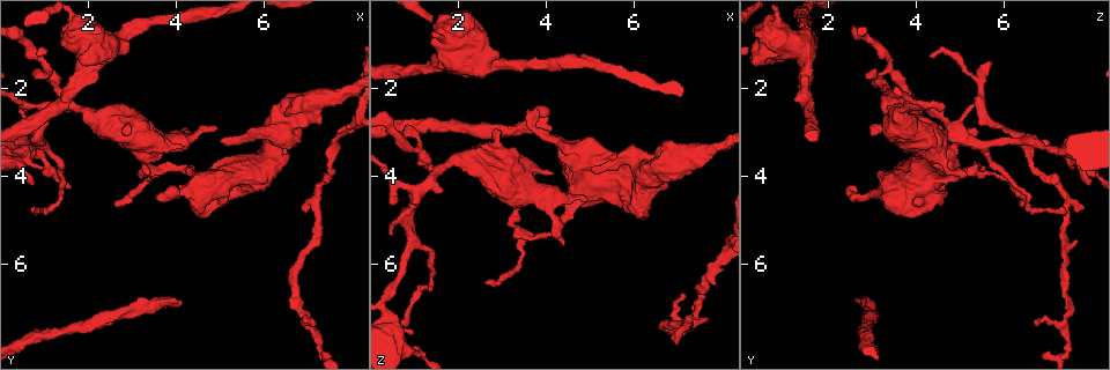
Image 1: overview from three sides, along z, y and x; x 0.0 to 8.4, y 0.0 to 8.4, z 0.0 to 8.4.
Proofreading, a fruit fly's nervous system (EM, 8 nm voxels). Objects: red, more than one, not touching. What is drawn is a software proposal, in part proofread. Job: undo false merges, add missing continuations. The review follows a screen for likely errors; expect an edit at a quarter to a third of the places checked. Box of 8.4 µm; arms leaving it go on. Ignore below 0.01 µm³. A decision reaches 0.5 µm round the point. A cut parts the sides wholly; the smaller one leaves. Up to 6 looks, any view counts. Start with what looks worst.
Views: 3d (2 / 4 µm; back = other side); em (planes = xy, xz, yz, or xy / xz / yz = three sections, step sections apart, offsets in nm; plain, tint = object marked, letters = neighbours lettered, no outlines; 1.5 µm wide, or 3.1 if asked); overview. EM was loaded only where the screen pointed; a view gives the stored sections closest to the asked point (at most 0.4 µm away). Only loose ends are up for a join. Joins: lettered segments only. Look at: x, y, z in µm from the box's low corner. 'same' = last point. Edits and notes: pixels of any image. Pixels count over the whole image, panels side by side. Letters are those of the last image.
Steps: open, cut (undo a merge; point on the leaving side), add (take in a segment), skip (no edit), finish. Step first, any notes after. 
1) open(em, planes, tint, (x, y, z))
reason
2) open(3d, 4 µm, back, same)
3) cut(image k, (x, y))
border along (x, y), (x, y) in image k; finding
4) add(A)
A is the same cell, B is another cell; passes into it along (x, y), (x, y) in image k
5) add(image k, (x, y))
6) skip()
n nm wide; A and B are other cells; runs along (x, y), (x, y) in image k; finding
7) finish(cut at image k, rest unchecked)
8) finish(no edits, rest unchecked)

open(em, xz, step 8, tint, (7.10, 7.30, 6.70))
branch stops here

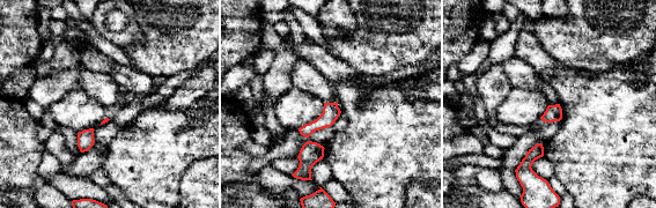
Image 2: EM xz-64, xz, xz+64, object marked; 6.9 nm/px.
open(em, planes, tint, same)
another direction

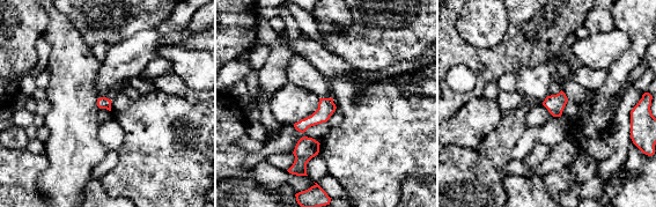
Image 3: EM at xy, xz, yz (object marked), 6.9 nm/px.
open(em, planes, letters, same)

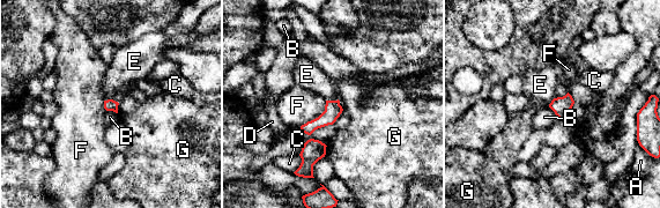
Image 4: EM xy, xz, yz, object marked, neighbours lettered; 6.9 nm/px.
skip()
F touches over 260 nm; A, B, C, D, E, F and G are other cells; border along (338, 98), (326, 101) in image 4; no lettered segment goes on from it

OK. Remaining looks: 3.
open(3d, 4 µm, (7.55, 3.80, 6.65))
a narrow waist

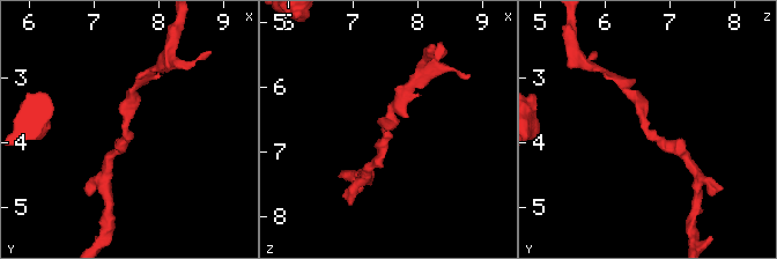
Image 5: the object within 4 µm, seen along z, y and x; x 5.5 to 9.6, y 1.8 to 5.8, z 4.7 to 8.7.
open(em, planes, plain, (7.50, 3.85, 6.65))
need the tissue

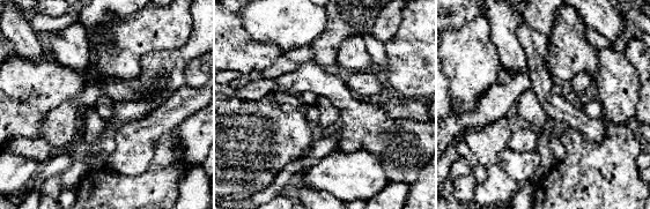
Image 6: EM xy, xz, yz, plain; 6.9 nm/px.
open(em, planes, letters, same)

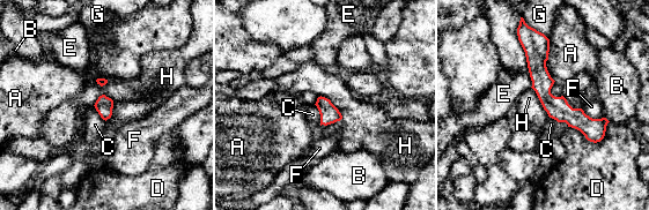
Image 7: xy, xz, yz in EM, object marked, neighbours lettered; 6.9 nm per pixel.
skip()
A, B, C, D, E, F, G and H are other cells; runs along (535, 34), (544, 94), (597, 139) in image 7; one neuron here

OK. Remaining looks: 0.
finish(no edits, rest unchecked)

